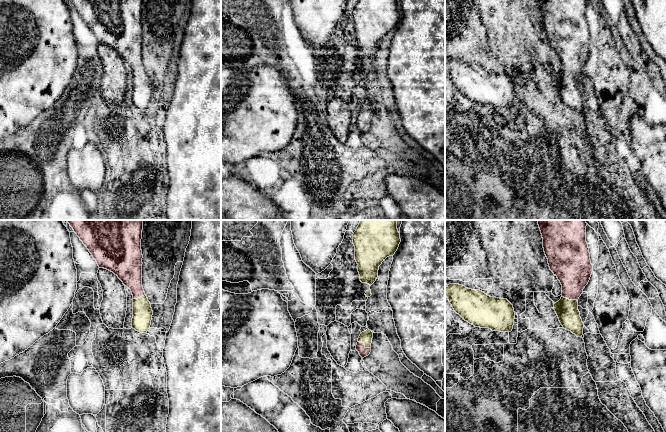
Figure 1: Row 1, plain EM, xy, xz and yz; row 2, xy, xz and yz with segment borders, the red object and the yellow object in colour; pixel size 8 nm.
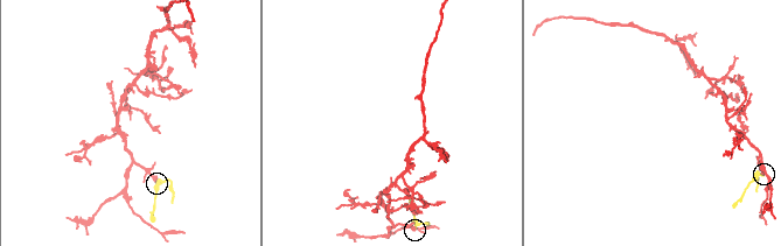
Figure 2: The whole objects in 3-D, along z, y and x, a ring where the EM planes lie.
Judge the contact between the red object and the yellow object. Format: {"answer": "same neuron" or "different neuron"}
{"answer": "same neuron"}

